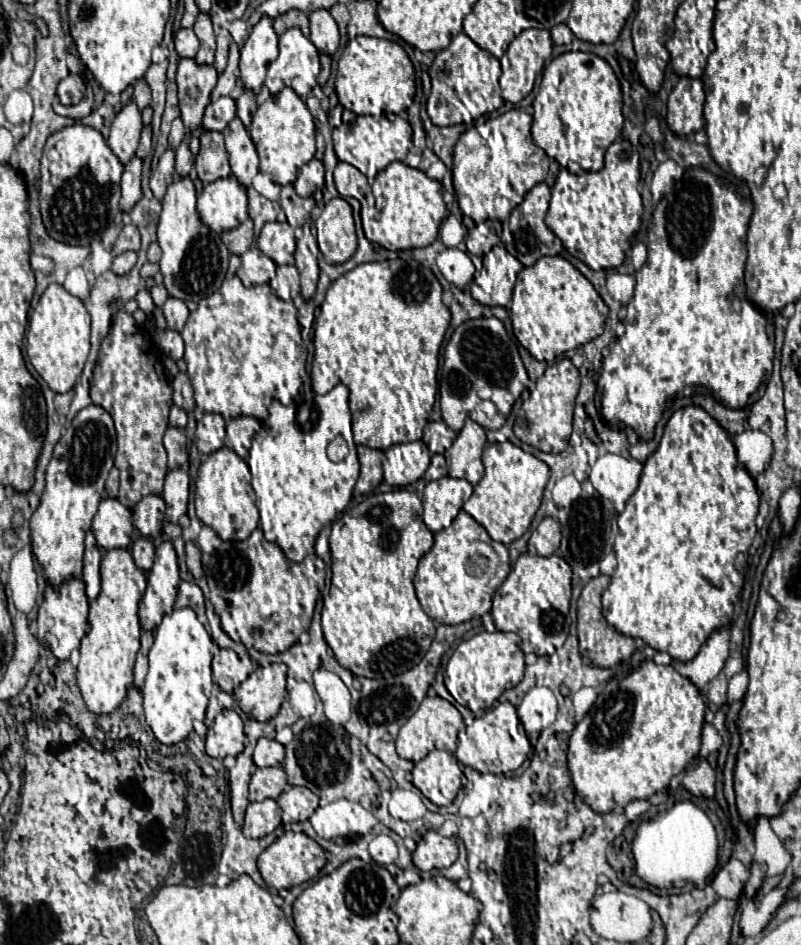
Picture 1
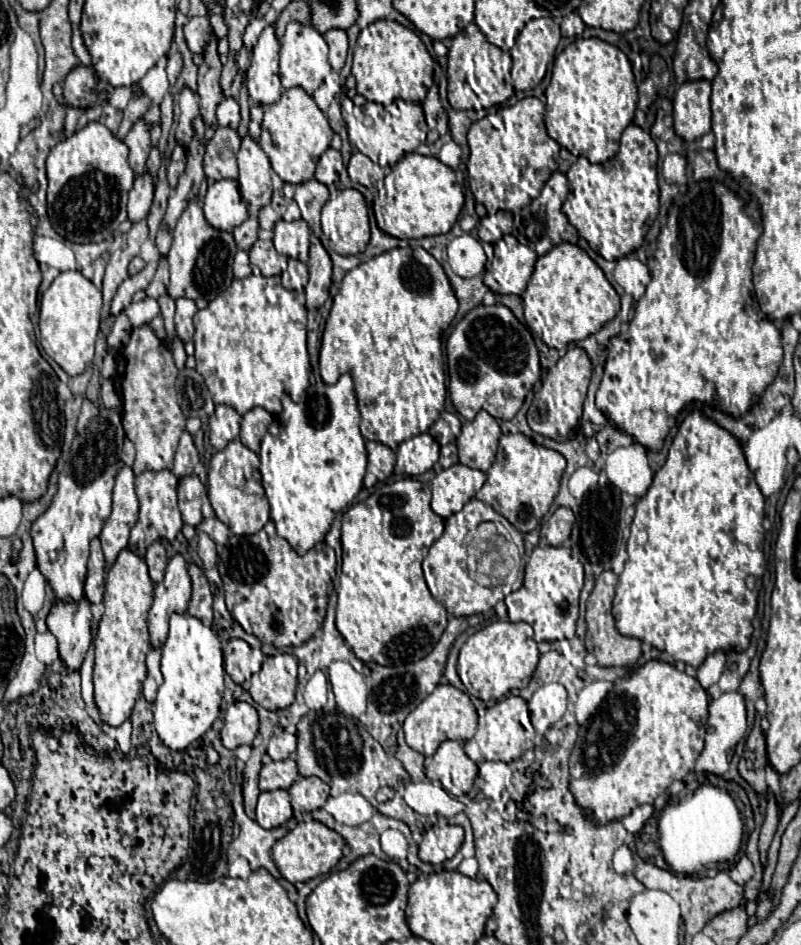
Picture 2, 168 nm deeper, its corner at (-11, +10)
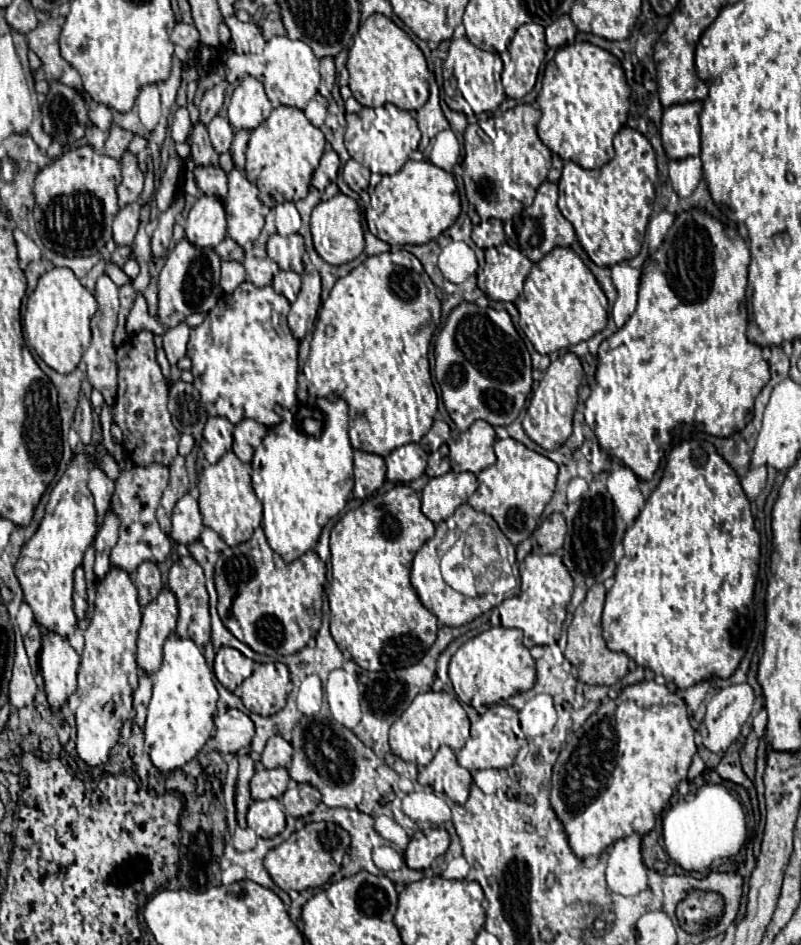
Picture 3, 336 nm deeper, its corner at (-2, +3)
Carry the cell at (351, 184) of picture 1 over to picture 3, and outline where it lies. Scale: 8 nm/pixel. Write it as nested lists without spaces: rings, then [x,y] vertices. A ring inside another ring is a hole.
[[[349,159],[347,163],[345,163],[345,167],[343,167],[343,179],[345,179],[345,183],[353,189],[353,191],[363,191],[363,189],[367,189],[369,187],[369,169],[367,167],[363,167],[363,165],[359,165],[357,161],[353,161],[353,159]]]

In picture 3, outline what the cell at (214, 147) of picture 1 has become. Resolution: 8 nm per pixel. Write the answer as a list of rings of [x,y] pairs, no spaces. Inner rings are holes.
[[[209,165],[209,167],[195,167],[193,169],[197,187],[205,193],[205,195],[213,195],[223,199],[228,192],[227,173],[219,167],[219,165]]]

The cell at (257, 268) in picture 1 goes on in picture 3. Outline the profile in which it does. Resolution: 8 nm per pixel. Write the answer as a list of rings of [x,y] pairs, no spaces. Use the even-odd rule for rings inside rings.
[[[247,245],[245,247],[245,259],[243,259],[243,267],[247,271],[247,279],[257,285],[257,287],[265,287],[271,285],[271,279],[275,277],[275,273],[279,271],[277,263],[271,261],[265,253],[263,245]]]

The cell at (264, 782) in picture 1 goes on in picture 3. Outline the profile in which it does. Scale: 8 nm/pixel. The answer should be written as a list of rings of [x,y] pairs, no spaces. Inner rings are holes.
[[[285,767],[257,771],[251,779],[251,797],[253,799],[281,799],[289,783],[289,773]]]

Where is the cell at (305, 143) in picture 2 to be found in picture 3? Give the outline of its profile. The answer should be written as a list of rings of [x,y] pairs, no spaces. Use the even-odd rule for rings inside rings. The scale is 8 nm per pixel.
[[[279,105],[259,127],[251,131],[245,171],[247,177],[257,185],[261,201],[299,201],[309,191],[311,175],[319,165],[323,149],[325,135],[321,133],[321,129],[311,125],[301,109]]]

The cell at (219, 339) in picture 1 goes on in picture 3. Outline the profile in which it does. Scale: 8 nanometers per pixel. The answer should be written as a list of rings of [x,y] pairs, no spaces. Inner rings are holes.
[[[241,283],[231,295],[223,295],[217,305],[205,315],[205,321],[191,329],[187,345],[187,357],[191,359],[193,385],[201,393],[201,401],[209,415],[219,415],[231,423],[239,423],[241,417],[255,419],[267,427],[277,425],[281,417],[273,411],[275,405],[289,409],[297,403],[297,347],[293,331],[287,325],[289,301],[275,293],[273,287],[255,287],[253,283]]]

